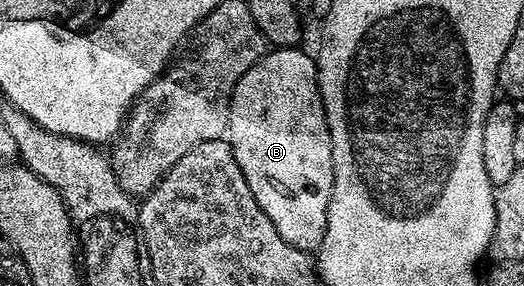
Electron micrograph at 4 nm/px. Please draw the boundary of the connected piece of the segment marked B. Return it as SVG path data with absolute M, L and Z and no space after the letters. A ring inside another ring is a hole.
M274 48L239 79L229 104L227 140L255 203L275 223L275 231L295 247L316 251L327 231L333 160L331 135L317 86L317 63L303 50Z

